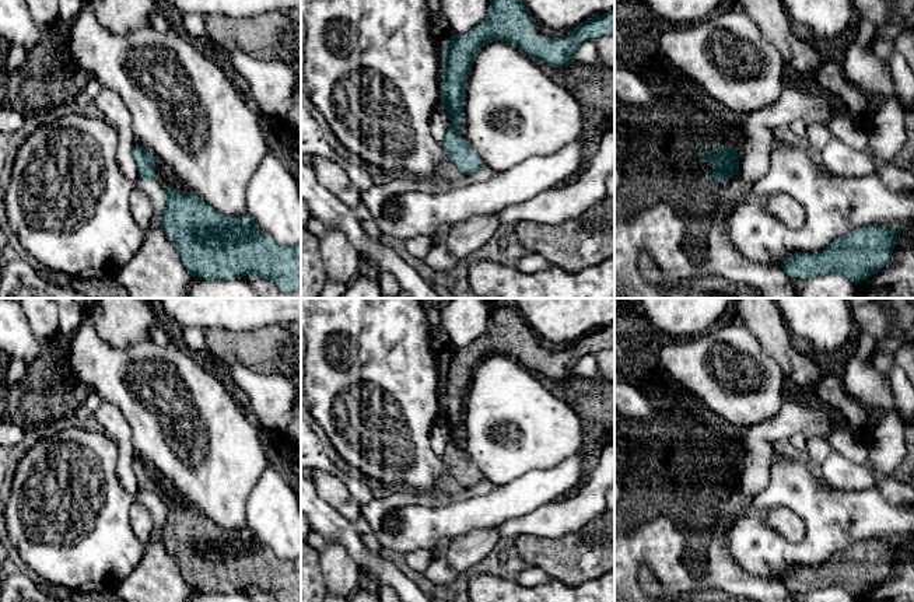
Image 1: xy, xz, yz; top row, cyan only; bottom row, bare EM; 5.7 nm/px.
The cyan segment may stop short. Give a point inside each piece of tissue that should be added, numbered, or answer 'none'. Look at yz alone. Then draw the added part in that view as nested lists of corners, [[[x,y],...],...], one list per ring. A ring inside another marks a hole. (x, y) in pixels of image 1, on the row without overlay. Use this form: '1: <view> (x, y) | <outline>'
none

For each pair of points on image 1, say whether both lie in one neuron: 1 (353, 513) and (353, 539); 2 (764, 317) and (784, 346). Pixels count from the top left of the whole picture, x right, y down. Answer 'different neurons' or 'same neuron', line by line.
1: different neurons
2: same neuron

